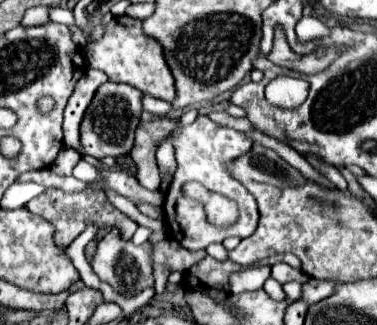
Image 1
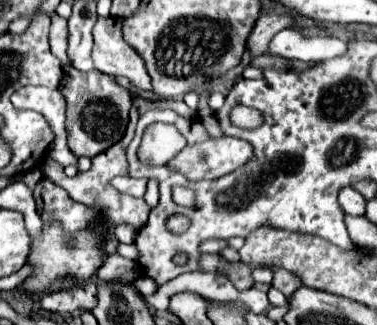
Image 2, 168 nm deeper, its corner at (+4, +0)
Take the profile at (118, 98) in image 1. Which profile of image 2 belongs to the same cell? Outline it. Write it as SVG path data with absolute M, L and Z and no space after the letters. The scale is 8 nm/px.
M67 64L63 66L59 92L63 94L67 104L67 146L73 156L93 158L95 154L121 140L129 122L131 108L131 94L127 88L119 86L107 74L101 74L97 70L79 72L77 68L71 68L71 64Z

